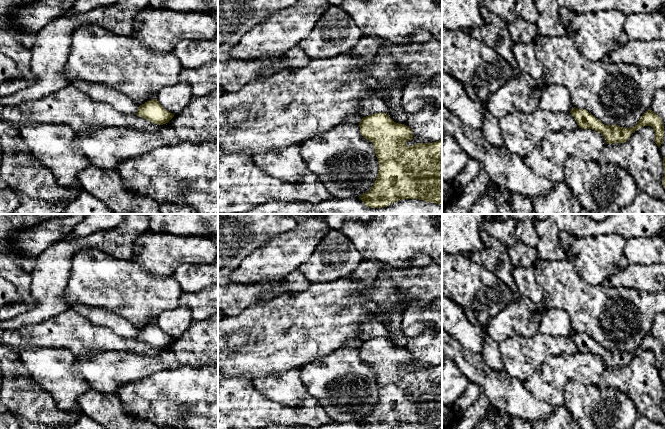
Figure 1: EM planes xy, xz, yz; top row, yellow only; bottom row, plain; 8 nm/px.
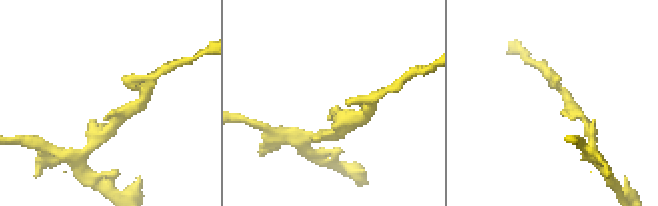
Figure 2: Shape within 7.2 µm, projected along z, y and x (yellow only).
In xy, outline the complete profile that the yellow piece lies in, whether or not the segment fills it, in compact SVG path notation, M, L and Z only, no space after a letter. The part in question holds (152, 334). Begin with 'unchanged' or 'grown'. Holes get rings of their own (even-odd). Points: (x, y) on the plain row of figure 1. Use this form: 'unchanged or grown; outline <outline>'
unchanged; outline M157 323L149 324L140 329L136 339L158 349L166 348L174 341L171 336L162 331Z

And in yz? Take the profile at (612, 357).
unchanged; outline M573 332L570 335L579 352L592 353L601 357L607 368L624 367L633 356L640 351L651 350L655 356L655 367L660 372L664 361L664 350L662 343L652 334L646 335L632 352L620 351L618 349L605 349L585 333Z

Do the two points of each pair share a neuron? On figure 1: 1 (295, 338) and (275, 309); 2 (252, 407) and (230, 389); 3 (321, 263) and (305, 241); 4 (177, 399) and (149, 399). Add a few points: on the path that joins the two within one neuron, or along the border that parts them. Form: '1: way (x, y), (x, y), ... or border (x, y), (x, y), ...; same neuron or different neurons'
1: way (294, 331), (294, 328), (282, 316); same neuron
2: way (247, 406), (235, 394); same neuron
3: border (314, 250), (298, 269); different neurons
4: way (170, 399), (156, 399); same neuron

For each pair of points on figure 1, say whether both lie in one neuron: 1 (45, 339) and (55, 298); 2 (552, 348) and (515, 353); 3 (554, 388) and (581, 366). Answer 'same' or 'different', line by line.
1: different
2: same
3: same

